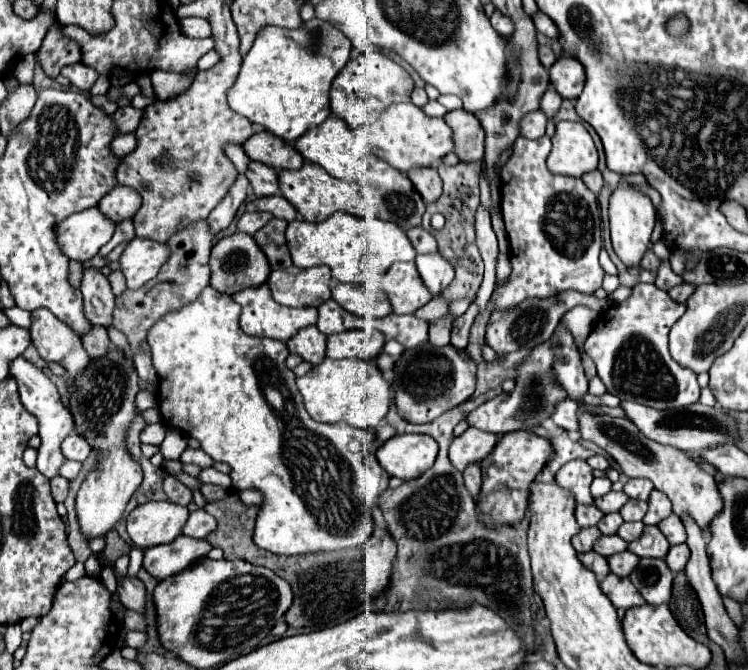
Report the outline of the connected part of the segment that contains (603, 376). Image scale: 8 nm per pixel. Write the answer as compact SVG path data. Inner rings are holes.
M638 283L632 289L632 295L618 305L612 305L608 311L604 311L594 329L590 331L584 351L594 359L598 377L606 385L606 391L620 397L622 401L638 401L642 405L650 405L652 409L666 411L666 409L678 409L686 407L690 403L696 403L700 397L700 387L696 381L696 373L690 369L680 367L668 353L668 331L670 327L684 315L686 305L670 299L670 295L656 285L650 283Z

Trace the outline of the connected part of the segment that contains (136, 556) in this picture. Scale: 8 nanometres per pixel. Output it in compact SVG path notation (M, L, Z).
M132 549L130 551L130 567L128 567L128 575L134 577L142 567L142 551L140 549Z

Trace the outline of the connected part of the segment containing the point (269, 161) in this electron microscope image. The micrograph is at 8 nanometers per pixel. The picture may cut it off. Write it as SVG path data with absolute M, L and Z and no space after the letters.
M268 131L256 133L250 139L244 141L244 153L258 163L270 165L276 171L280 169L300 169L304 165L304 159L298 151L294 151L290 145L286 145L282 139L270 135Z

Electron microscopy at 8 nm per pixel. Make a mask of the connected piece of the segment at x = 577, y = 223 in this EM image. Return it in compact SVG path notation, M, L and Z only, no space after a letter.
M518 137L514 143L514 153L500 175L500 207L506 223L506 233L510 241L510 265L512 273L504 285L498 285L492 293L494 311L510 309L520 305L530 297L554 297L560 291L576 289L580 293L592 295L604 279L604 269L598 263L598 253L602 249L602 229L600 229L600 209L596 195L582 183L582 179L554 175L546 167L546 155L550 153L550 137L540 137L536 141Z

